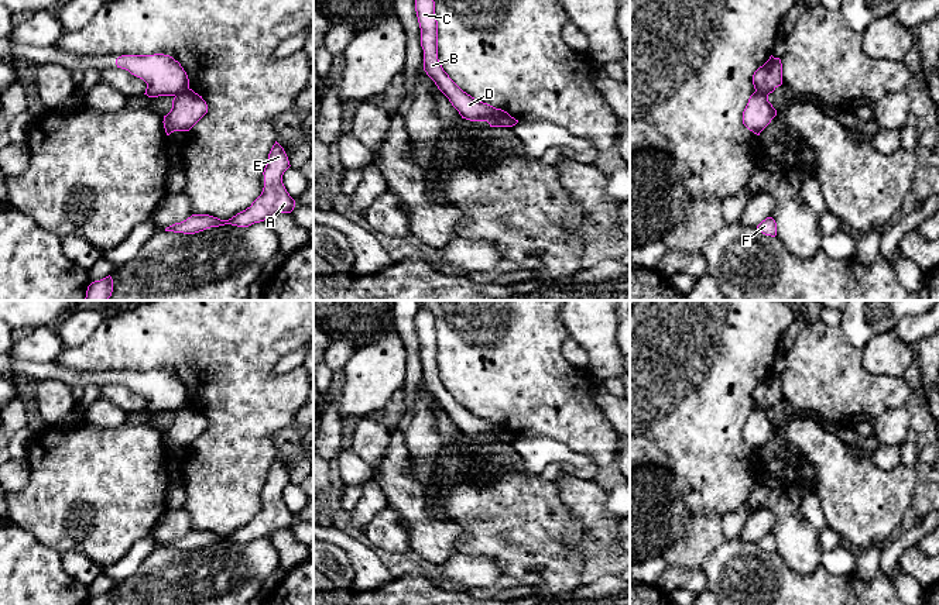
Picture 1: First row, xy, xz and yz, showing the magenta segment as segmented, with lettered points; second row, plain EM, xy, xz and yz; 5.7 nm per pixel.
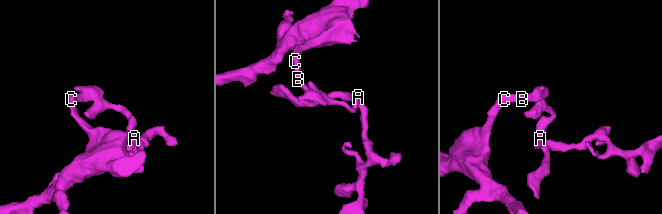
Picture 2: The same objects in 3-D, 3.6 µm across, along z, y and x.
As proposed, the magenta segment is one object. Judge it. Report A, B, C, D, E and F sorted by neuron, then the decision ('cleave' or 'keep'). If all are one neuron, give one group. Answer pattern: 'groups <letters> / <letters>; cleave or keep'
groups A E F / B C D; cleave

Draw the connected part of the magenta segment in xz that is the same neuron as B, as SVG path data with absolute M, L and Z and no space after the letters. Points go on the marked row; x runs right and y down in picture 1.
M415 0L415 11L421 28L421 47L424 49L424 71L438 89L449 99L462 118L487 121L490 127L501 127L494 107L463 92L443 71L438 59L438 21L433 0Z

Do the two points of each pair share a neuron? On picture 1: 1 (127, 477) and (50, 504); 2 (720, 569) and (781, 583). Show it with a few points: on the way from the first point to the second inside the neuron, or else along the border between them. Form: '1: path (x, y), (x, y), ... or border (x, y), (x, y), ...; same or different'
1: path (108, 487), (103, 490), (89, 490), (69, 502); same
2: path (736, 571), (749, 583), (766, 583); same

